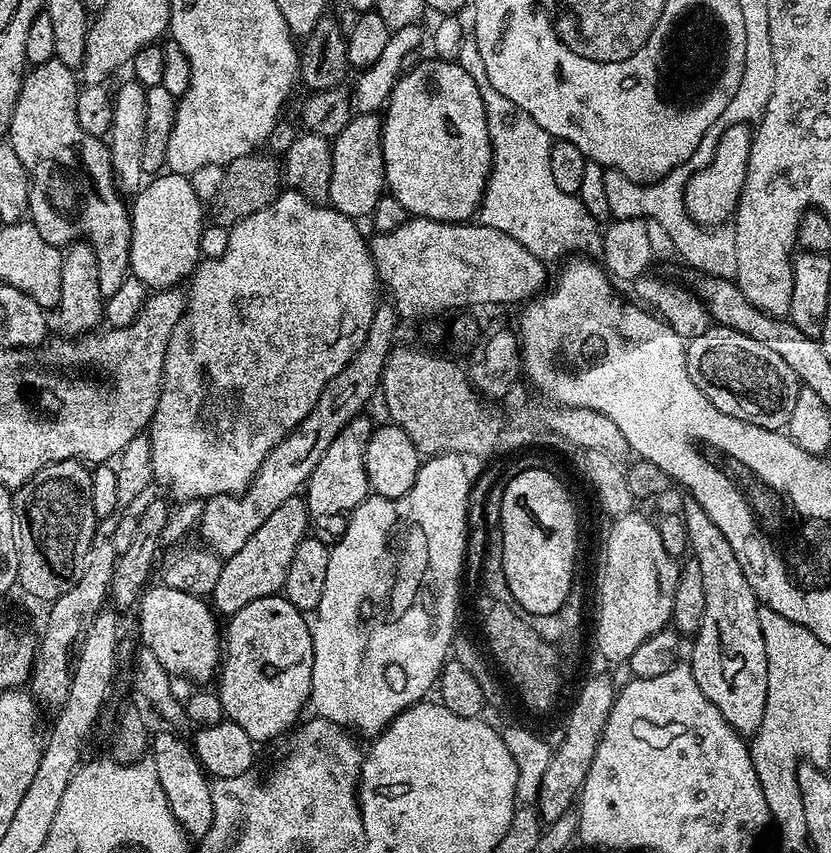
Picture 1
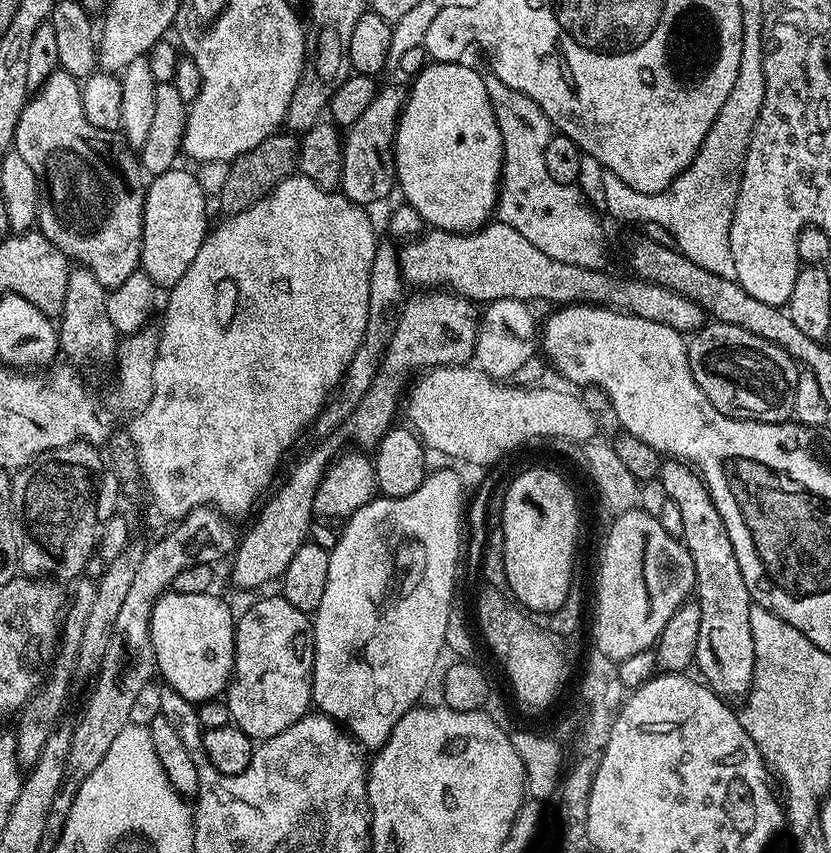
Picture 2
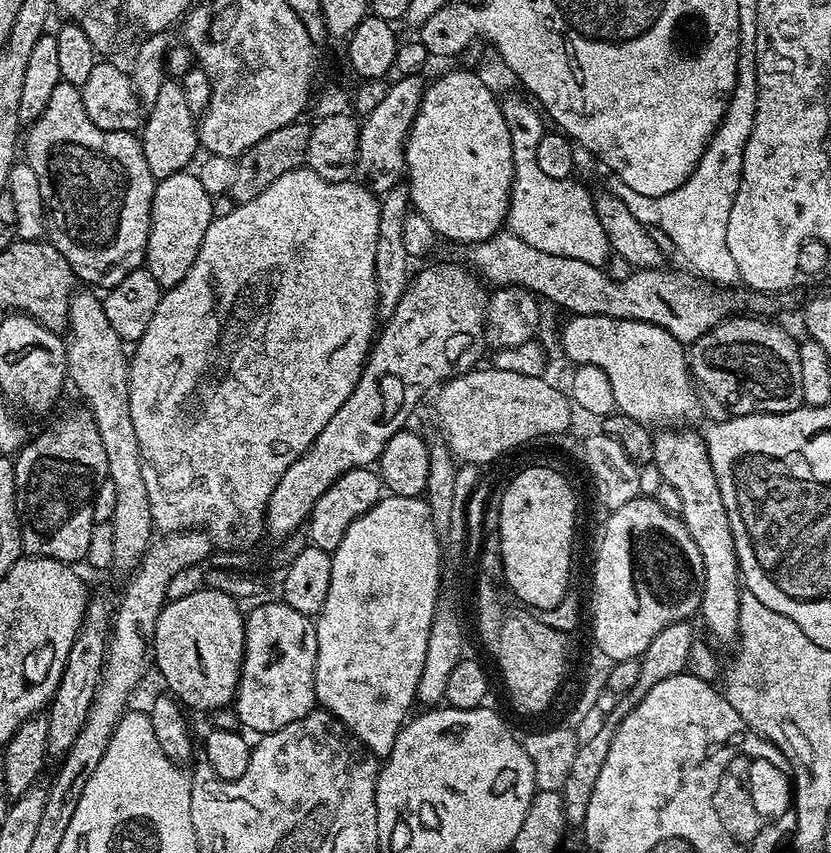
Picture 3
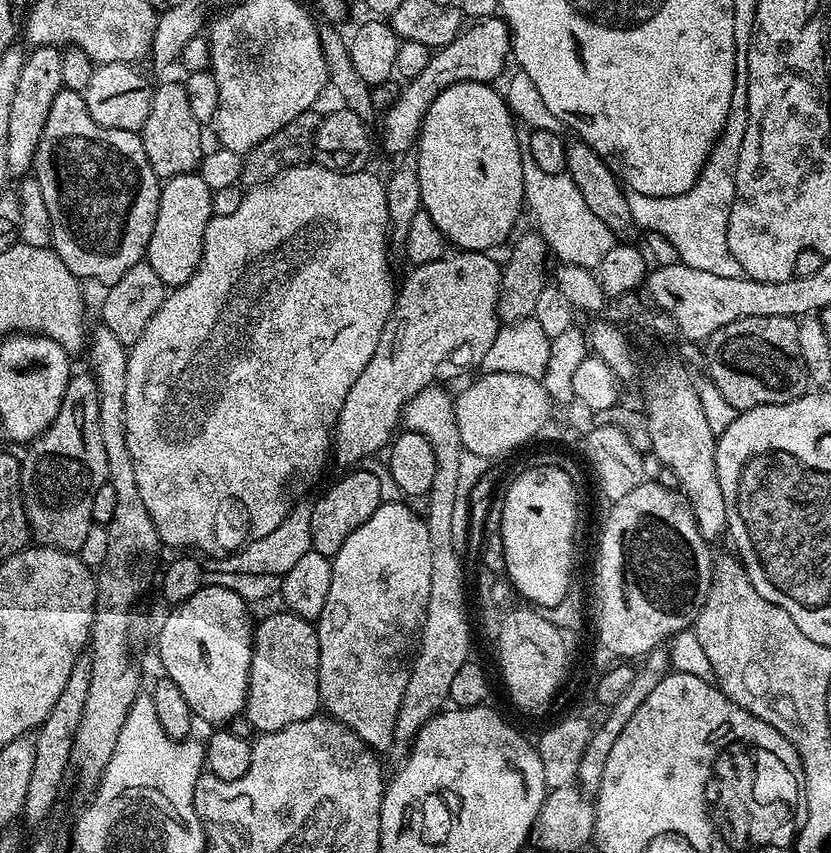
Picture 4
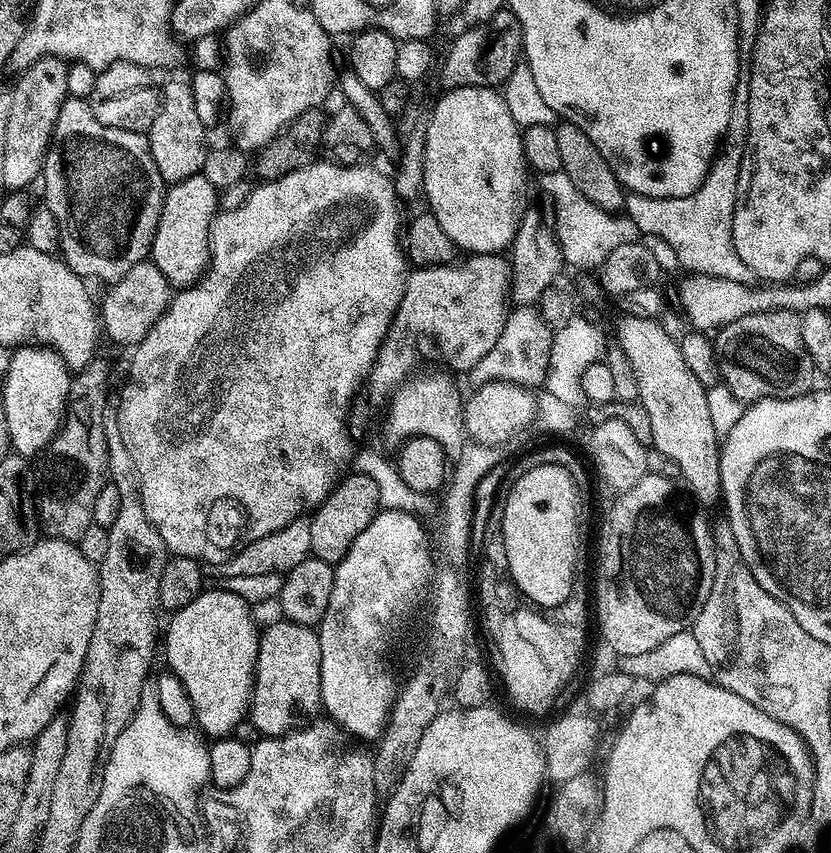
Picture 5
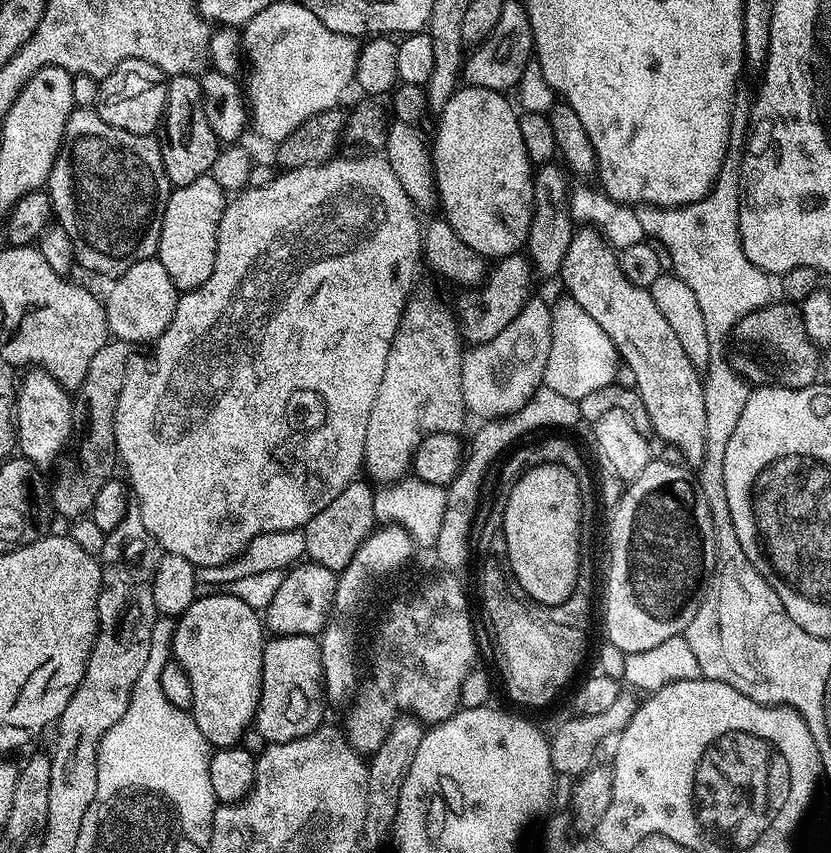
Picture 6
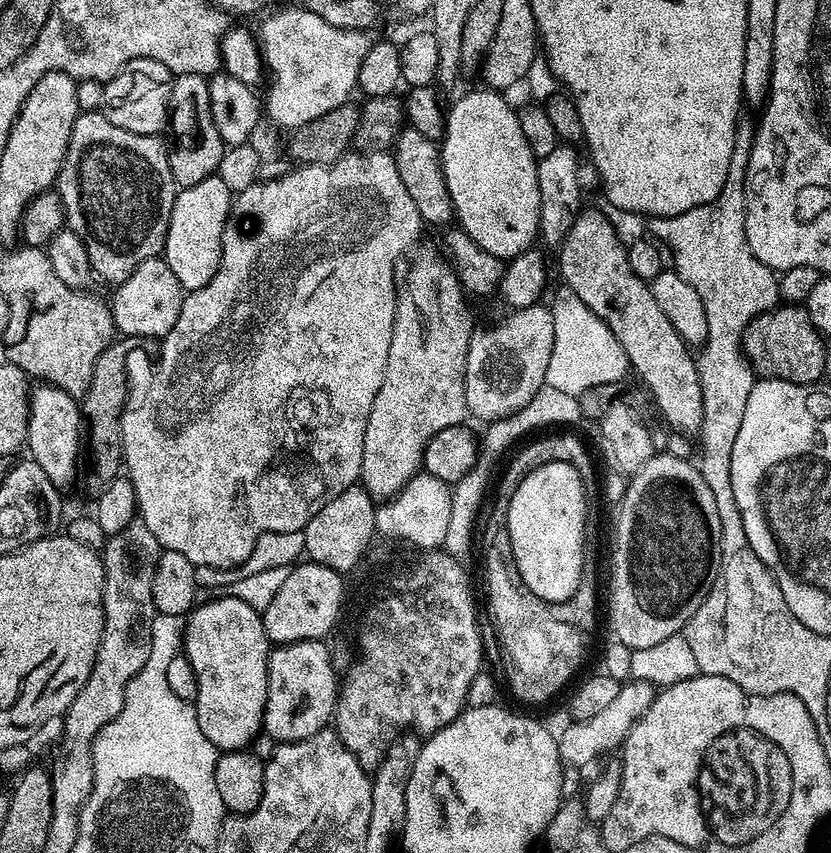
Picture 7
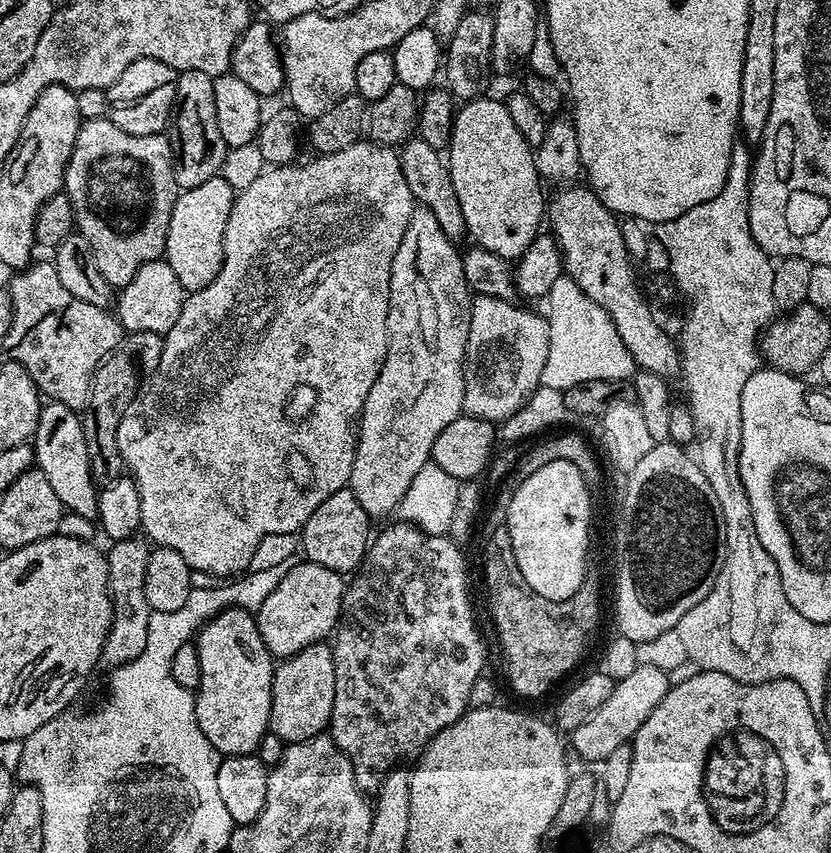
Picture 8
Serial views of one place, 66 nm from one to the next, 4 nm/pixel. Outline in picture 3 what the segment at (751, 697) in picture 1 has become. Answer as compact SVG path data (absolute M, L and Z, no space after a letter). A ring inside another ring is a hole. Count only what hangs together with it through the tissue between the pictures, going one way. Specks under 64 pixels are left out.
M668 430L655 433L652 464L660 471L659 479L672 486L681 498L682 508L678 515L686 530L690 530L690 538L694 538L698 554L702 554L704 593L699 615L704 616L710 635L735 637L742 591L740 560L736 556L734 530L730 530L730 514L726 514L726 506L722 506L722 490L718 490L718 478L714 478L714 470L710 466L708 447L704 445L701 433L664 431Z

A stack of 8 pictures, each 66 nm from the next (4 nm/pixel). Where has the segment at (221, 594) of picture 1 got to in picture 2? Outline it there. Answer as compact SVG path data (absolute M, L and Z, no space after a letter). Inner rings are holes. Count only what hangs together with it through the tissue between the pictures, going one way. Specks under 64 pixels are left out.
M320 444L313 452L308 452L293 468L284 485L274 495L267 497L268 502L259 509L260 517L252 524L248 533L243 533L238 547L231 557L232 580L240 588L260 588L271 580L279 581L283 577L286 566L290 566L290 558L298 554L298 550L309 539L313 531L314 494L322 482L324 473L328 471L337 455L338 449L332 444Z

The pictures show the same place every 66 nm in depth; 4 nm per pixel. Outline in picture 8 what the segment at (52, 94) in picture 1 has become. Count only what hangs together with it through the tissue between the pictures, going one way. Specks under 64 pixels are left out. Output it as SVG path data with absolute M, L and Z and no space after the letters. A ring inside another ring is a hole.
M107 118L84 120L78 130L78 138L74 142L74 150L70 154L70 162L64 171L64 187L62 192L72 203L75 231L82 238L86 238L90 250L94 254L94 262L98 262L98 270L101 272L102 278L106 278L106 282L111 284L113 289L119 290L124 288L126 282L130 282L130 278L134 278L134 274L138 274L138 270L142 266L146 266L146 262L159 260L163 257L164 247L166 246L166 230L170 226L170 214L174 210L174 202L178 195L176 179L174 178L174 144L171 139L168 141L166 137L167 135L164 134L158 136L126 134L126 130L114 126L114 122Z

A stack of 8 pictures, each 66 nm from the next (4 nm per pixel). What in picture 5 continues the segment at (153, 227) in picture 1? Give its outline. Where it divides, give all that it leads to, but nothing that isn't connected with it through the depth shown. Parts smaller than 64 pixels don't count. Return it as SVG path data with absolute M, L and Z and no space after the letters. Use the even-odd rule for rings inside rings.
M202 174L186 178L165 191L150 259L154 266L158 266L158 270L162 270L166 282L171 284L173 289L191 288L208 270L208 261L212 258L210 230L218 215L216 196L218 189Z

